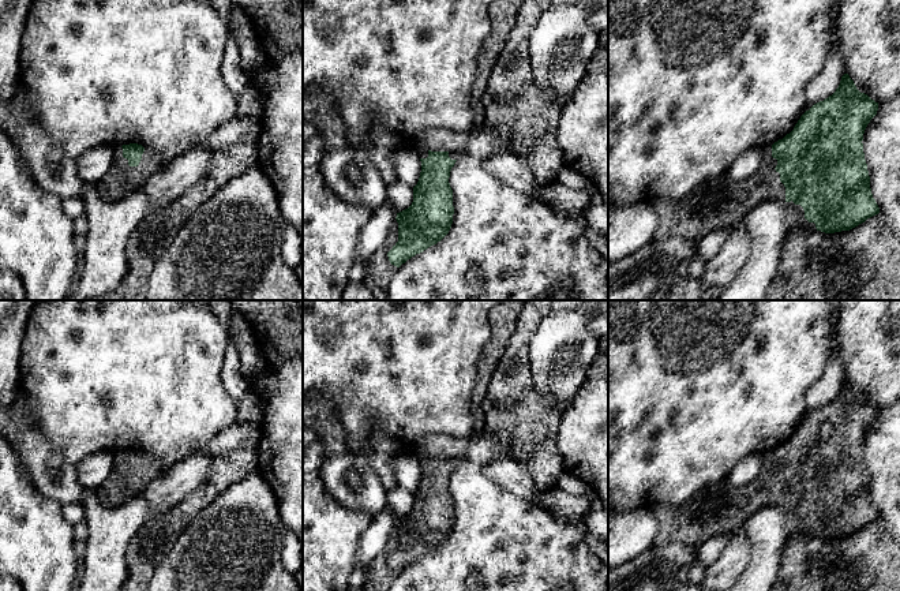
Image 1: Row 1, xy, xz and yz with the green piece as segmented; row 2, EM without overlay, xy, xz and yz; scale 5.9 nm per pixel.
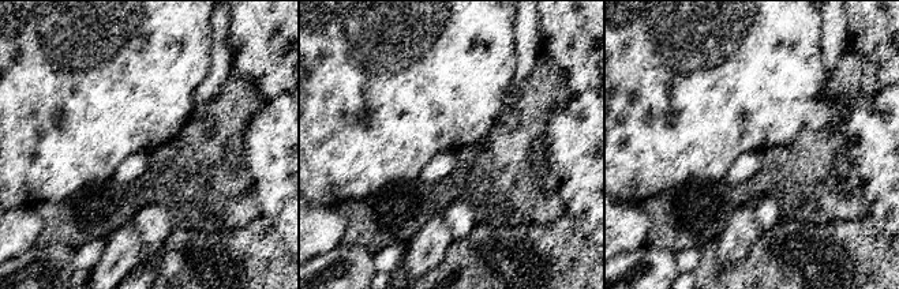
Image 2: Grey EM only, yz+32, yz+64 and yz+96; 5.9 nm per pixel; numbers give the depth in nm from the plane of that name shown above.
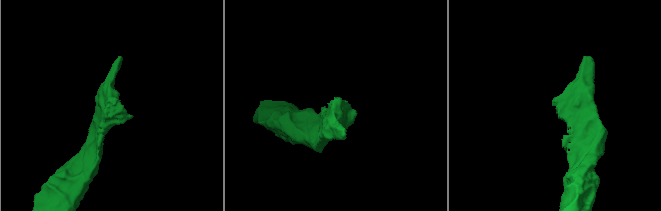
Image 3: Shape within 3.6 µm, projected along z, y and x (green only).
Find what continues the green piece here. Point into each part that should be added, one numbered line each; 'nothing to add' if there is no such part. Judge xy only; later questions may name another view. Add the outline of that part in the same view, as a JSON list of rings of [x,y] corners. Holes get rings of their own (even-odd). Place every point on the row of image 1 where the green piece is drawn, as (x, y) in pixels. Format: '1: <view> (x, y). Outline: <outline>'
1: xy (120, 180). Outline: [[[123,147],[113,149],[113,162],[106,175],[97,183],[97,191],[104,201],[123,201],[143,188],[145,183],[164,167],[160,156],[145,147],[138,167],[130,167],[123,157]]]

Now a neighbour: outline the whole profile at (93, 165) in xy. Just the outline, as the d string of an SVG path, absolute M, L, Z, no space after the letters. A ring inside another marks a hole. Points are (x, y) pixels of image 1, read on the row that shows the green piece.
M108 145L87 150L75 160L78 175L83 183L98 183L109 171L113 162L113 147Z

